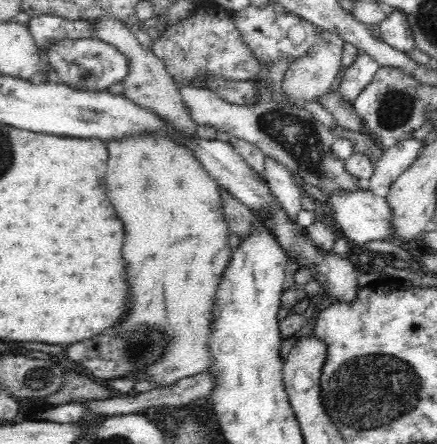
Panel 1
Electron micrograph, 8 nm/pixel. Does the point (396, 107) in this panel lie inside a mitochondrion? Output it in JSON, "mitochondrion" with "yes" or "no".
{"mitochondrion":"yes"}

